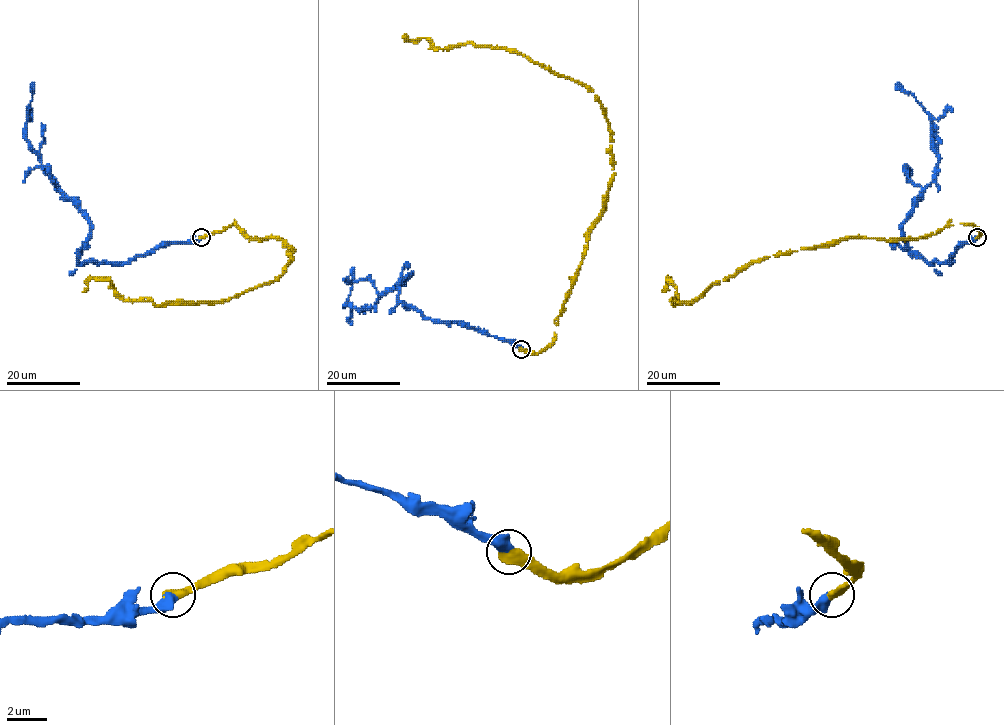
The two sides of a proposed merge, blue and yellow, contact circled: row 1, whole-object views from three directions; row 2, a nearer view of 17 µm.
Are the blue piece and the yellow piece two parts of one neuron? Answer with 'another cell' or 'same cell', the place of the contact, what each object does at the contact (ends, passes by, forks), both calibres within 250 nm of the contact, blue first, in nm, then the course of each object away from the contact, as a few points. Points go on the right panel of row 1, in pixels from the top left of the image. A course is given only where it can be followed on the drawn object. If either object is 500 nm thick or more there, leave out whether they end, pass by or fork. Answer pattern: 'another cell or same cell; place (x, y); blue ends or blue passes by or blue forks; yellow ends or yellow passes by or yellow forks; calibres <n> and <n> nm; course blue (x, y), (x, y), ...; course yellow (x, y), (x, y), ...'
same cell; place (977, 237); calibres 500 and 500 nm; course blue (976, 237), (949, 262), (926, 261), (906, 242), (903, 221), (937, 156), (931, 116), (895, 85); course yellow (976, 237), (969, 223), (917, 238), (841, 238), (752, 261), (697, 299), (674, 305), (668, 279), (663, 292)

